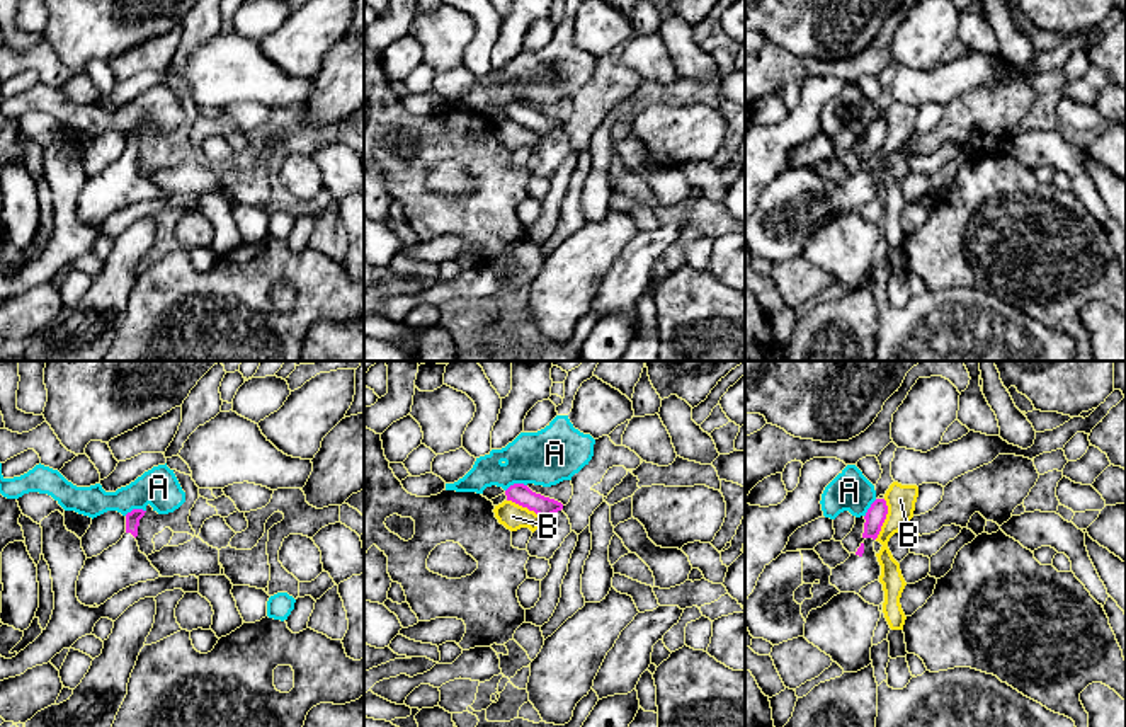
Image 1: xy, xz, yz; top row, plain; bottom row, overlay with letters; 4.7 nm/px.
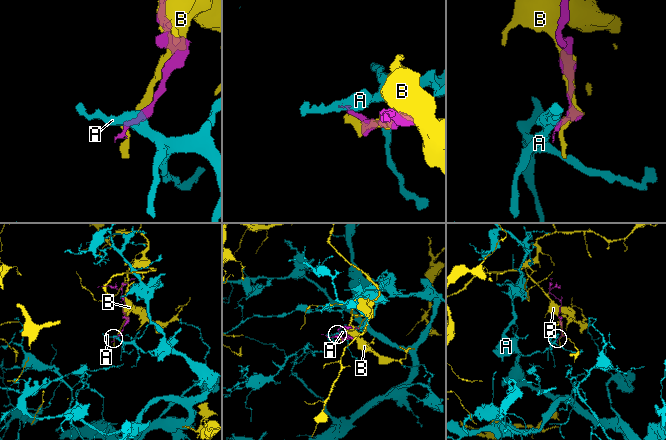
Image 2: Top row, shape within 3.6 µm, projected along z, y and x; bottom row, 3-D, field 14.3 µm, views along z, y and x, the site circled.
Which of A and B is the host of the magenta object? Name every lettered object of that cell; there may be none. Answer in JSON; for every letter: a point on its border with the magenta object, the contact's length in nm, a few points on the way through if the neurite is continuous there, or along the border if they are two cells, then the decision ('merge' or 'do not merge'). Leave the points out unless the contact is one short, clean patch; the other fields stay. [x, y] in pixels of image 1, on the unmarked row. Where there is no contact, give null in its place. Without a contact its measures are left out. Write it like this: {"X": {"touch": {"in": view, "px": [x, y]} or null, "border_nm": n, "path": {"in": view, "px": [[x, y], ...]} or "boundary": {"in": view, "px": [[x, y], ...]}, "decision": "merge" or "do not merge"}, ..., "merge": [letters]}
{"A": {"touch": {"in": "xz", "px": [516, 103]}, "border_nm": 110, "boundary": {"in": "xz", "px": [[526, 103], [512, 103], [506, 109]]}, "decision": "do not merge"}, "B": {"touch": {"in": "yz", "px": [885, 137]}, "border_nm": 200, "decision": "do not merge"}, "merge": []}

